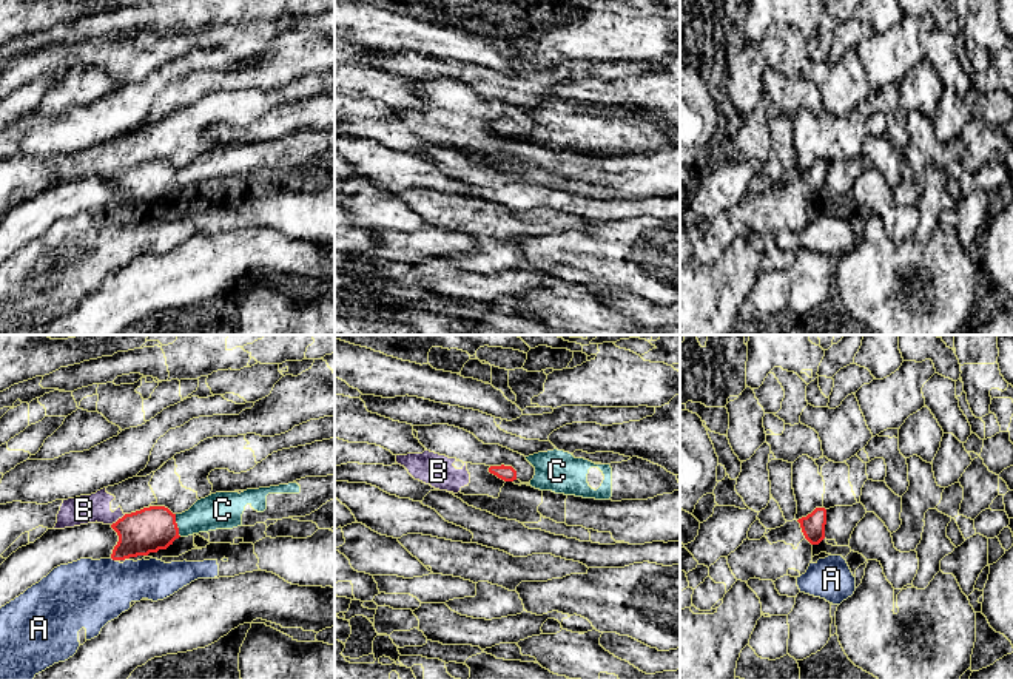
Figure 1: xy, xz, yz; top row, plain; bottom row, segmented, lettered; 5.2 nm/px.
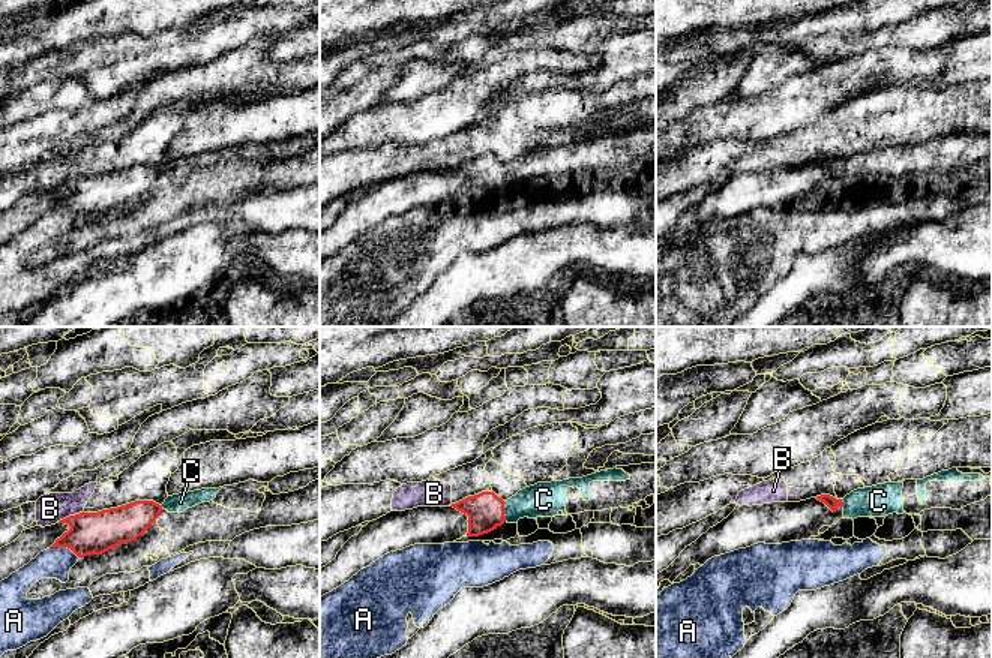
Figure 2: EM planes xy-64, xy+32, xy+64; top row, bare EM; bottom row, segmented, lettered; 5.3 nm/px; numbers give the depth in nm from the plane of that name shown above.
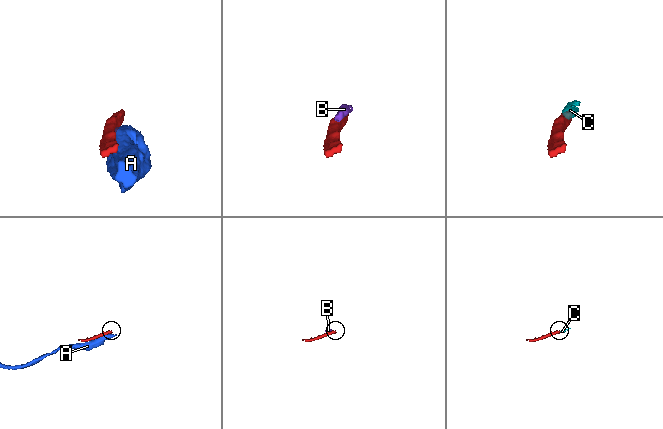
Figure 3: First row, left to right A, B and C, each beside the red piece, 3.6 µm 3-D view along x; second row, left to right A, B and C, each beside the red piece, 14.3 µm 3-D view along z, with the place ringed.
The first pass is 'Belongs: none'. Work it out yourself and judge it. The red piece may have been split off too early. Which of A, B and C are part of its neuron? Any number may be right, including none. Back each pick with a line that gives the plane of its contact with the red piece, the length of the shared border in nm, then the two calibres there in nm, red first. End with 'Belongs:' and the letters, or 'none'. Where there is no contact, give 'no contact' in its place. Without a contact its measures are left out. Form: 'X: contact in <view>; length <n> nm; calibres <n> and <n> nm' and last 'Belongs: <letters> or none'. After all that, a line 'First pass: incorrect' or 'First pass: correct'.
C: contact in xy; length 120 nm; calibres 220 and 190 nm
Belongs: C
First pass: incorrect

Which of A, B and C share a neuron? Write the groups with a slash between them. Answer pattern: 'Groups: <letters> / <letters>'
Groups: A / B / C

